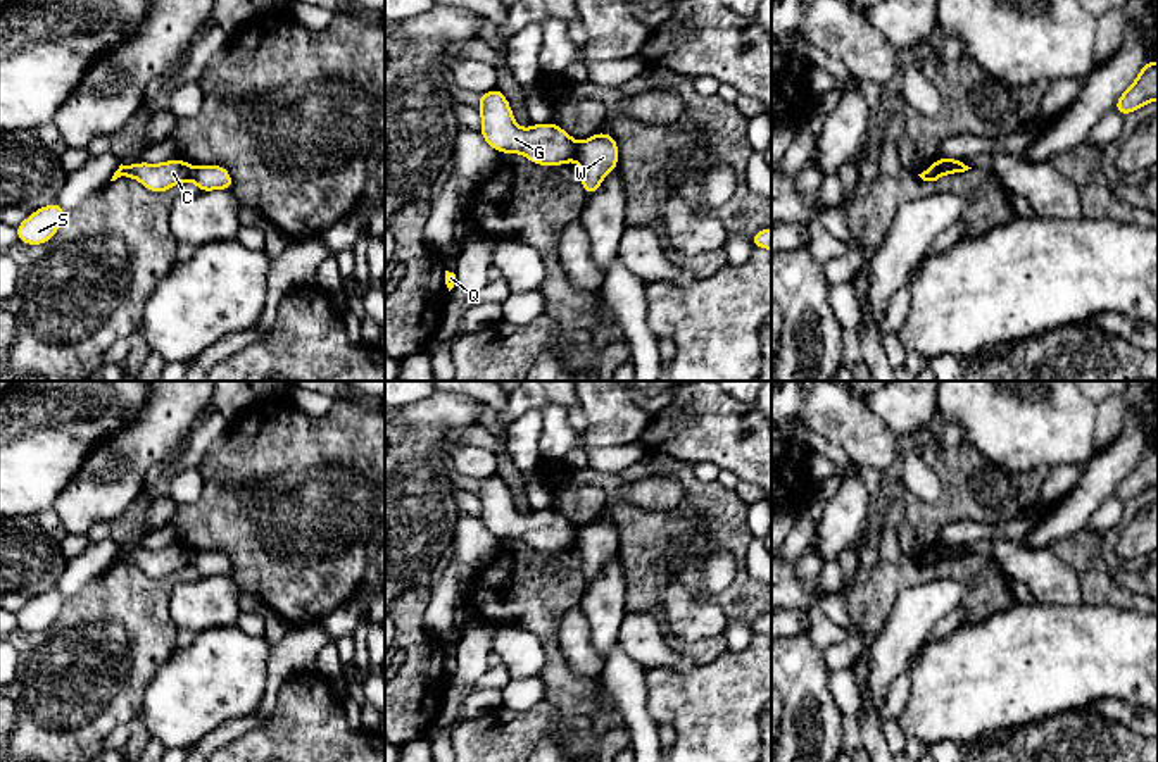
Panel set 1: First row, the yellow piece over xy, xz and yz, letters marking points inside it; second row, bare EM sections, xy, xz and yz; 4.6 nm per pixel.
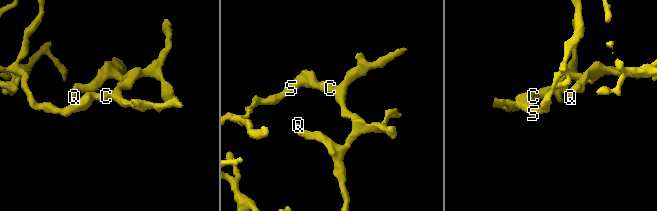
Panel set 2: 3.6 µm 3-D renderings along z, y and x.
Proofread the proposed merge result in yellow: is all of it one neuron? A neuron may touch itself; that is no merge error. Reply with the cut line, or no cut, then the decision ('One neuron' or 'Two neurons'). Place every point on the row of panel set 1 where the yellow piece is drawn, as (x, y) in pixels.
Split along xz (578, 143), (575, 159). Two neurons

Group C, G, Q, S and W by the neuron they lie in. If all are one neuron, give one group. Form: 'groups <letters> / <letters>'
groups C G S / Q W

